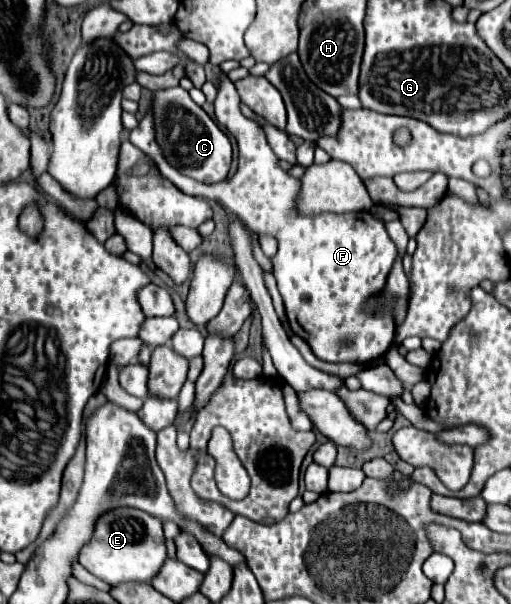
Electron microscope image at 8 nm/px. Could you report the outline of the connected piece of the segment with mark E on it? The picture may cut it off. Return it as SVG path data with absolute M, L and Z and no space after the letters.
M113 509L111 513L103 513L103 517L95 521L91 541L79 551L79 563L109 585L123 581L151 581L165 559L167 549L163 543L161 521L139 509Z

